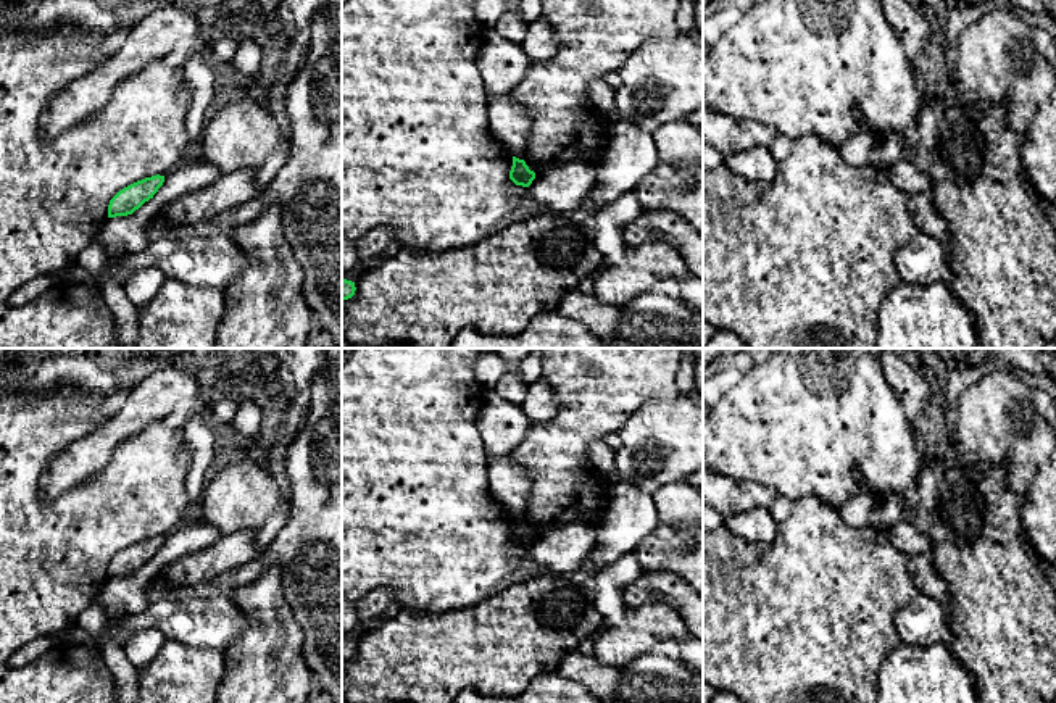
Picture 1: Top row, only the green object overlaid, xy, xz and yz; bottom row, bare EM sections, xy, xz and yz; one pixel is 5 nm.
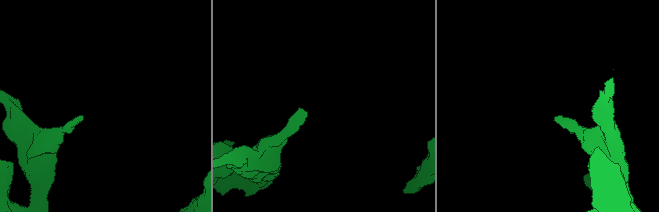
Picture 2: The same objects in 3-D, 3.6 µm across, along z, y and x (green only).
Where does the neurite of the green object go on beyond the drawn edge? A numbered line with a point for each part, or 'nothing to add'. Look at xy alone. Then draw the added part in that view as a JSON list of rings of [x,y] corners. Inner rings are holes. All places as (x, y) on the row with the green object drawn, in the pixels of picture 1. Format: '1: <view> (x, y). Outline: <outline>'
nothing to add

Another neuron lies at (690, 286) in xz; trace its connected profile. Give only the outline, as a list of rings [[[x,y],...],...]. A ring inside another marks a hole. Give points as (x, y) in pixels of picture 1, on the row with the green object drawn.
[[[687,274],[679,279],[680,302],[703,313],[703,277]]]

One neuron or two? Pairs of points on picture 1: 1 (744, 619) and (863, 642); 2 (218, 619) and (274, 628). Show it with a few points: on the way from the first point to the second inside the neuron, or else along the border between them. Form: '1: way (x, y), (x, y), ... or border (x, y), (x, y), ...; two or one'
1: way (773, 623), (834, 624); one
2: border (231, 599), (249, 621), (249, 626), (223, 652); two

